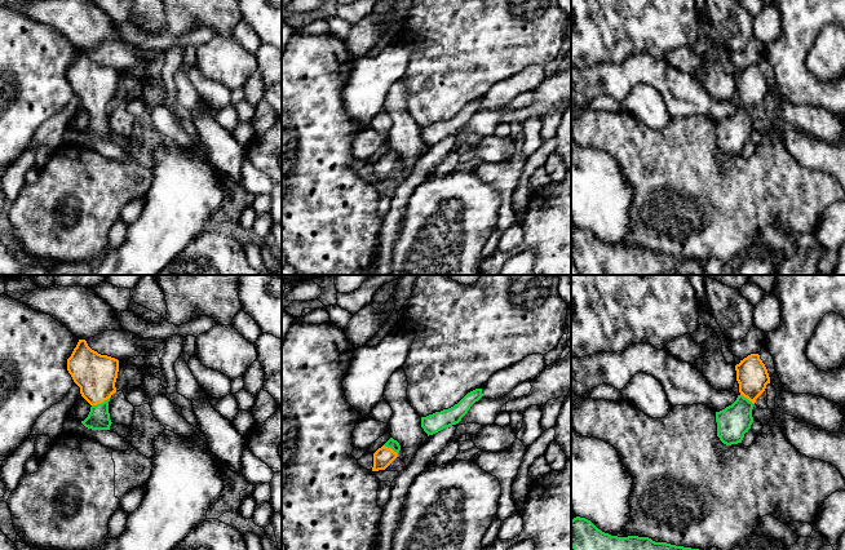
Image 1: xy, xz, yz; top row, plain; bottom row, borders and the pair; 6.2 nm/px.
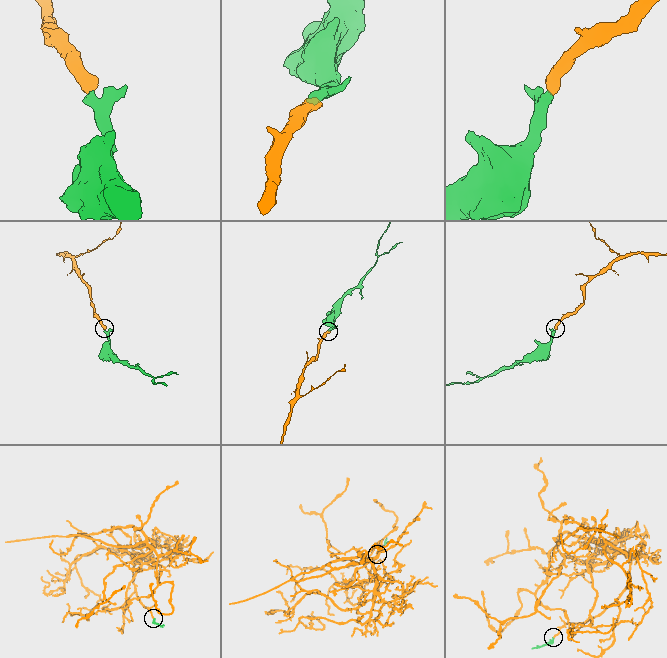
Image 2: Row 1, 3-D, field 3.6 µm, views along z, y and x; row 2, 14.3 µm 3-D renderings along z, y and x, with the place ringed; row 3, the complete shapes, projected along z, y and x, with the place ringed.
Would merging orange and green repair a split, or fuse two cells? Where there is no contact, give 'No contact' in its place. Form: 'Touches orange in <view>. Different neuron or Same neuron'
Touches orange in xy. Same neuron

